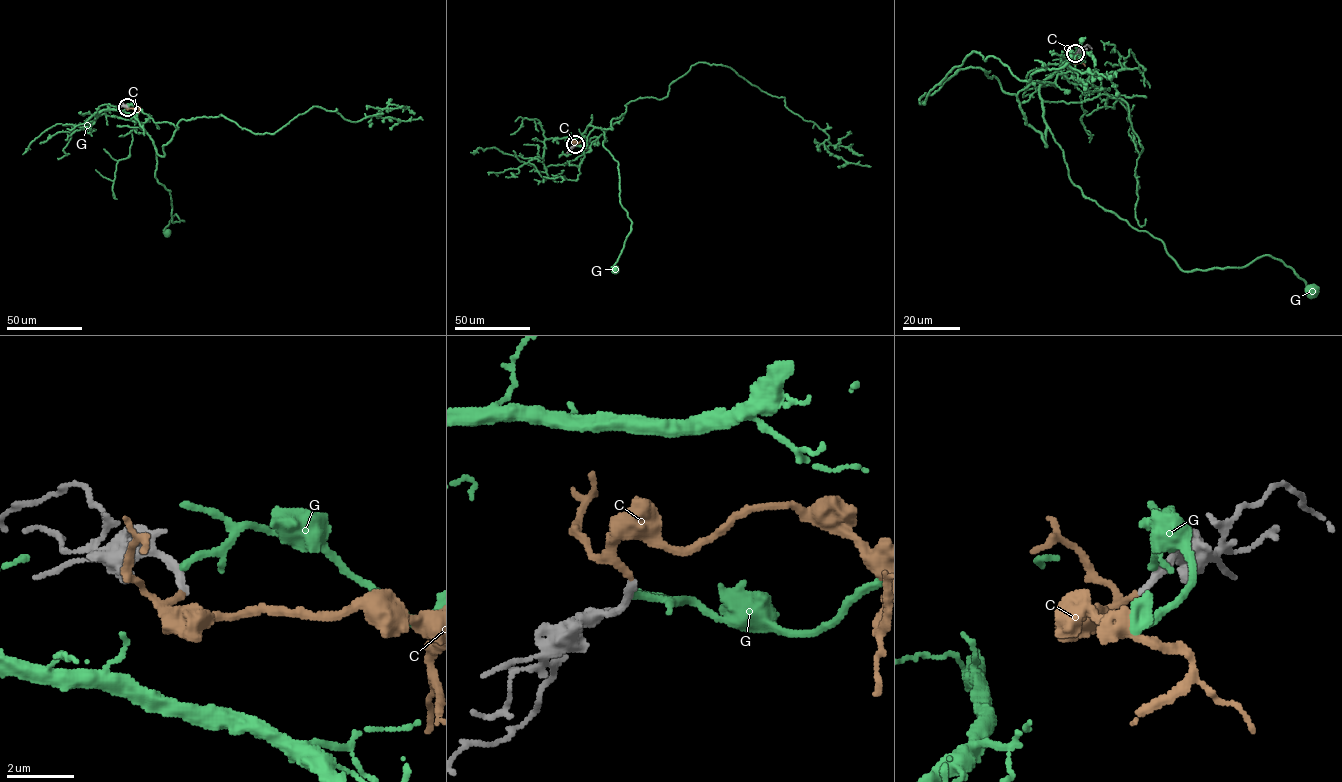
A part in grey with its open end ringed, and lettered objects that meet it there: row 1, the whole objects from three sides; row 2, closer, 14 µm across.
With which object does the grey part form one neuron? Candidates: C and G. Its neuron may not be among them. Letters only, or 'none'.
C

